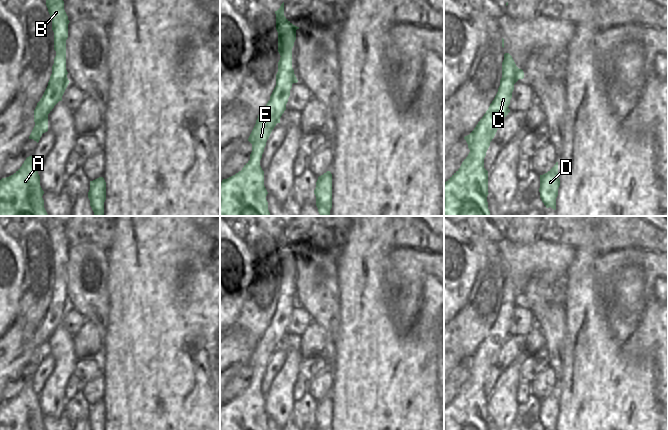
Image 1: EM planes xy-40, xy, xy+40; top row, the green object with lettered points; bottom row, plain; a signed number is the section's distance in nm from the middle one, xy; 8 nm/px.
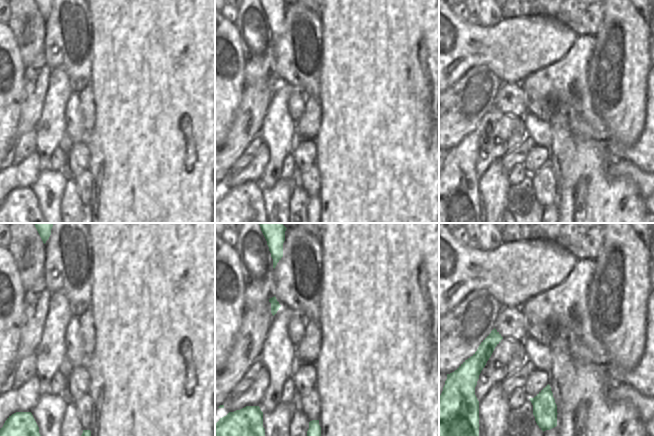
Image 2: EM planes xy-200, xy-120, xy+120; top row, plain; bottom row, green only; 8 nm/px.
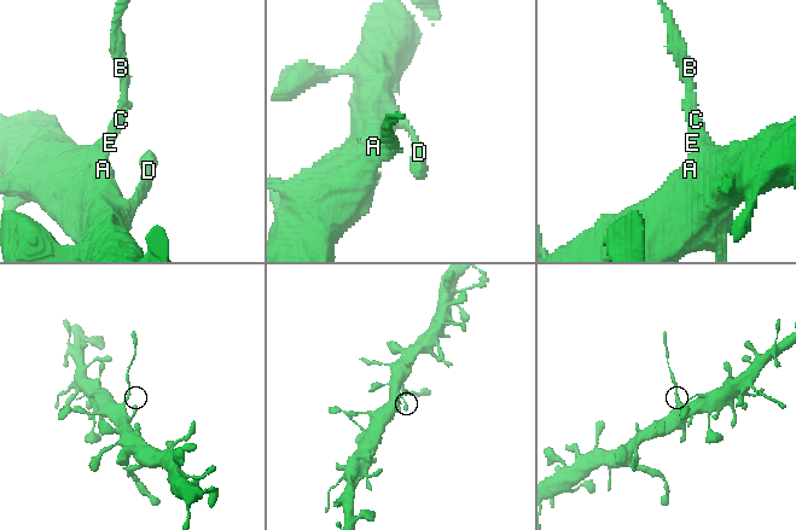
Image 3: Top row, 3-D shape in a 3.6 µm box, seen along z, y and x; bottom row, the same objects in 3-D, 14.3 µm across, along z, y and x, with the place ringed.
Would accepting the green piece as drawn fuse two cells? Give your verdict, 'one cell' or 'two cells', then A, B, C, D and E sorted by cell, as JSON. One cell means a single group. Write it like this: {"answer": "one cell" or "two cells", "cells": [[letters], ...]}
{"answer": "two cells", "cells": [["A", "C", "D", "E"], ["B"]]}

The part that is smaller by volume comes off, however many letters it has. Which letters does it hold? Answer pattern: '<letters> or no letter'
B

